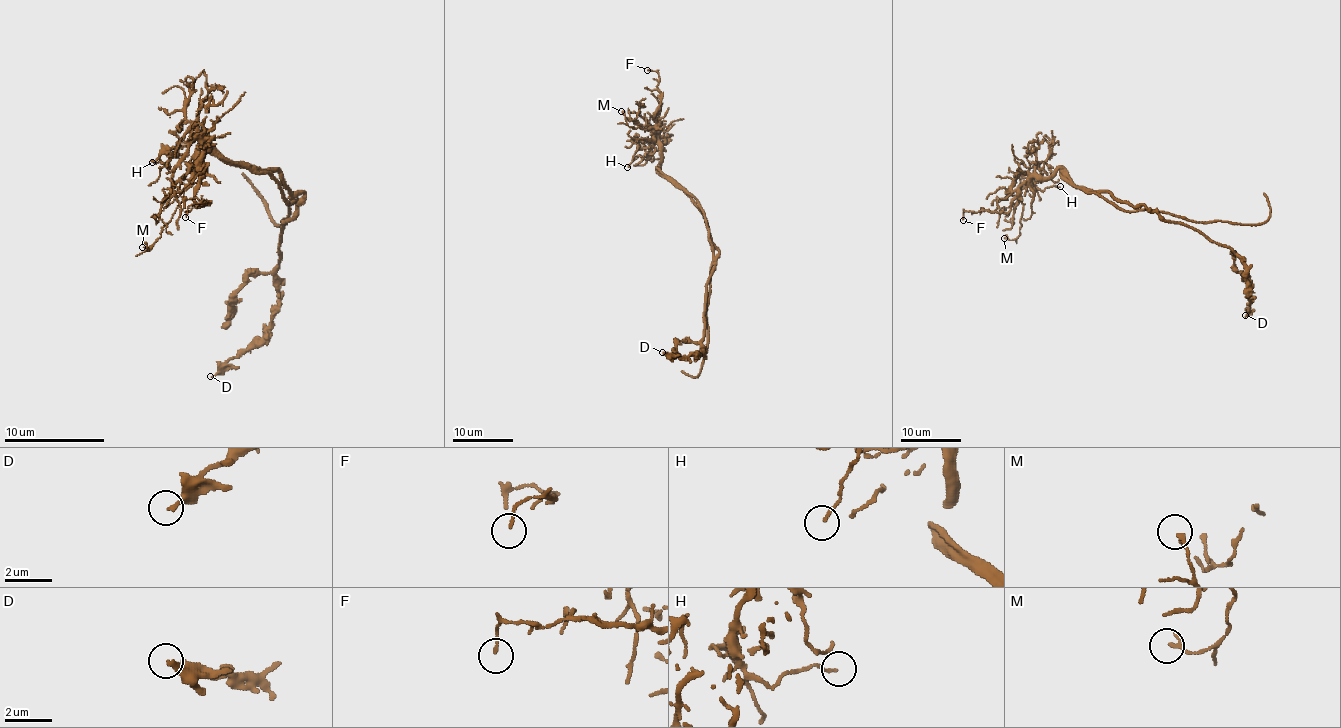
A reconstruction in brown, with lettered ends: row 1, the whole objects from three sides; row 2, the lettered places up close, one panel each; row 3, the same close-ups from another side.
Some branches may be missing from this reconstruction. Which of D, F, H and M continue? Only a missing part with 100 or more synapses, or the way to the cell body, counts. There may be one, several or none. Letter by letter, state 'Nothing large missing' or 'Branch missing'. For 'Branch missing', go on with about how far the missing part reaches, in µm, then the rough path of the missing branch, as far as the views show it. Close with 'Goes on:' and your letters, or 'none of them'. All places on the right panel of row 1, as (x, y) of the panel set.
D: Nothing large missing
F: Nothing large missing
H: Nothing large missing
M: Nothing large missing
Goes on: none of them

